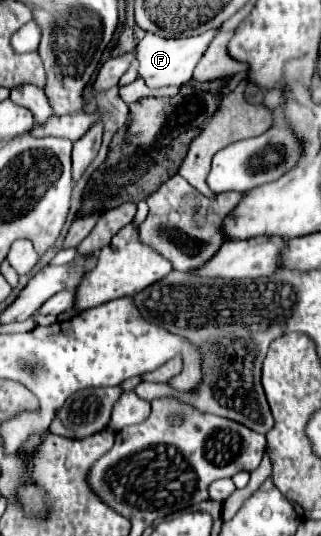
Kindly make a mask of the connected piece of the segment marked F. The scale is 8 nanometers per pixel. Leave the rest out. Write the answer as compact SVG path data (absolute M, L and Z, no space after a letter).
M209 30L205 34L193 36L193 38L159 38L155 34L145 34L139 44L135 46L135 60L137 60L137 76L145 80L149 88L163 88L163 86L183 86L191 80L193 68L197 66L199 58L203 56L203 50L207 48L207 42L215 36L215 30Z

